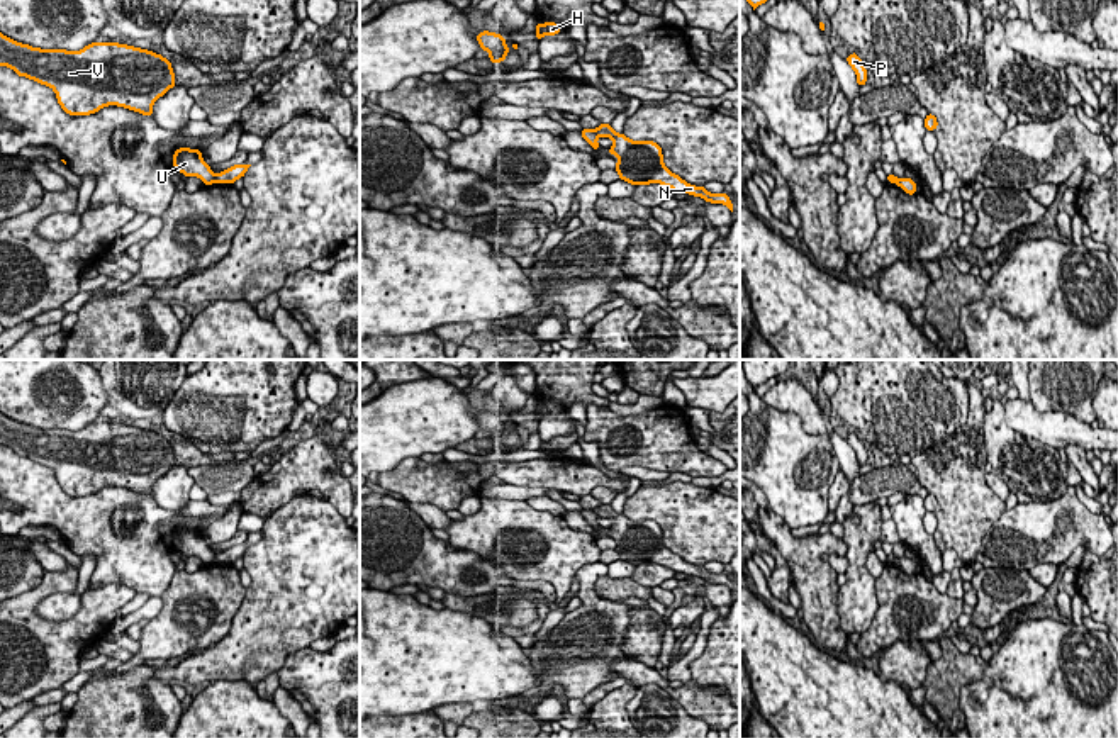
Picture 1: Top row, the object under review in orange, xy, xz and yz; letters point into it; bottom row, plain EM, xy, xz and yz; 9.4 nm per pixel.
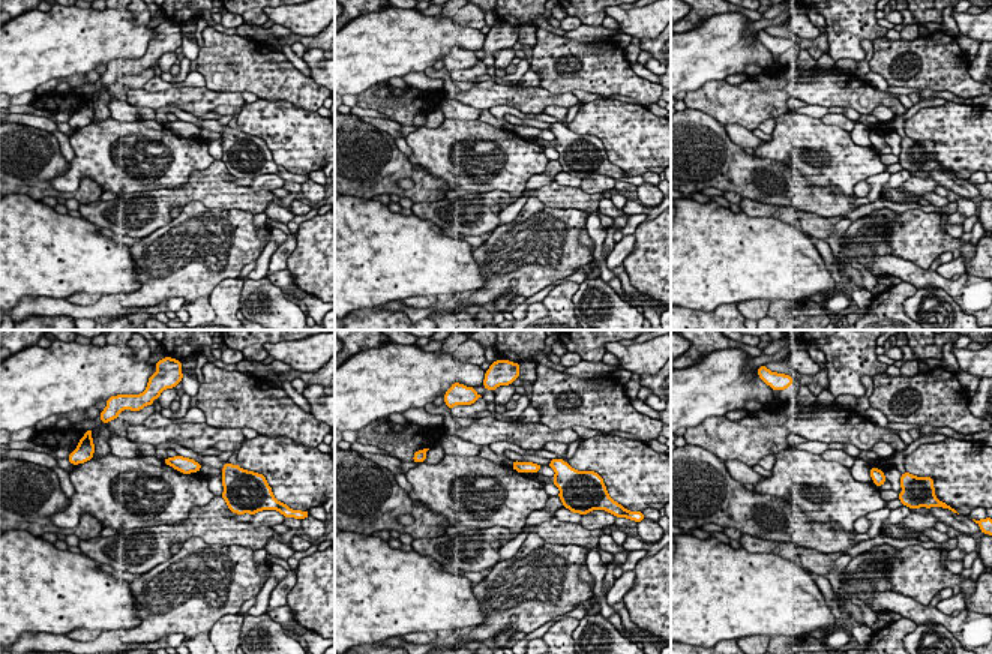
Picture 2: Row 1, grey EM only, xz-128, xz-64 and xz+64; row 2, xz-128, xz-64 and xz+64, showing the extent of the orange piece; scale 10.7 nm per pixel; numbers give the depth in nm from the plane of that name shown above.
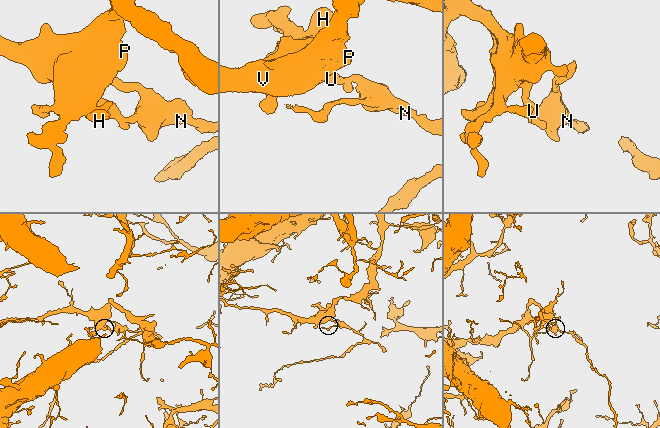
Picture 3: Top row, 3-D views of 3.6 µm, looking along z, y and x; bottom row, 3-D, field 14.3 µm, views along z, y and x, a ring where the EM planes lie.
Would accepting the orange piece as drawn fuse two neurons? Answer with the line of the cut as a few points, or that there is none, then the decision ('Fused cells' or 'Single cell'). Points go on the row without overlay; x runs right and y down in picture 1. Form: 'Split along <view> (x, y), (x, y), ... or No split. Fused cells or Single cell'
Split along xy (214, 555), (216, 560). Fused cells

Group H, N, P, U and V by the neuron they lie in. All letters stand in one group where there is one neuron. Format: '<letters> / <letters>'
H P U V / N

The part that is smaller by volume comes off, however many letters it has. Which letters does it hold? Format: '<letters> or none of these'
N

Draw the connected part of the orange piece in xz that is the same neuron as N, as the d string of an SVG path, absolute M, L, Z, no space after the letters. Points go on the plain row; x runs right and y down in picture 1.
M601 504L594 509L599 517L609 517L614 524L609 528L609 534L614 534L619 541L616 551L619 560L629 562L631 565L650 565L660 563L672 568L675 573L689 573L701 577L711 584L723 584L733 592L733 584L728 573L711 573L704 567L696 567L672 553L663 545L662 528L655 521L633 521L624 514L618 514L611 504Z

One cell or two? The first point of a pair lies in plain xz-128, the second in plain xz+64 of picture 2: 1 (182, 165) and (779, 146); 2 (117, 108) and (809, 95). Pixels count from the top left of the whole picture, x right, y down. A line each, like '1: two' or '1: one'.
1: one
2: two

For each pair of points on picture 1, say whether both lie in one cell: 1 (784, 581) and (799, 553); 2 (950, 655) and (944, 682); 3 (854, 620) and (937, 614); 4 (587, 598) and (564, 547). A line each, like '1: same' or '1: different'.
1: different
2: same
3: different
4: different

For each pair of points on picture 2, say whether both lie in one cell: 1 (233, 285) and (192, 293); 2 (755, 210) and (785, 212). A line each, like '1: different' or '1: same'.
1: different
2: same

